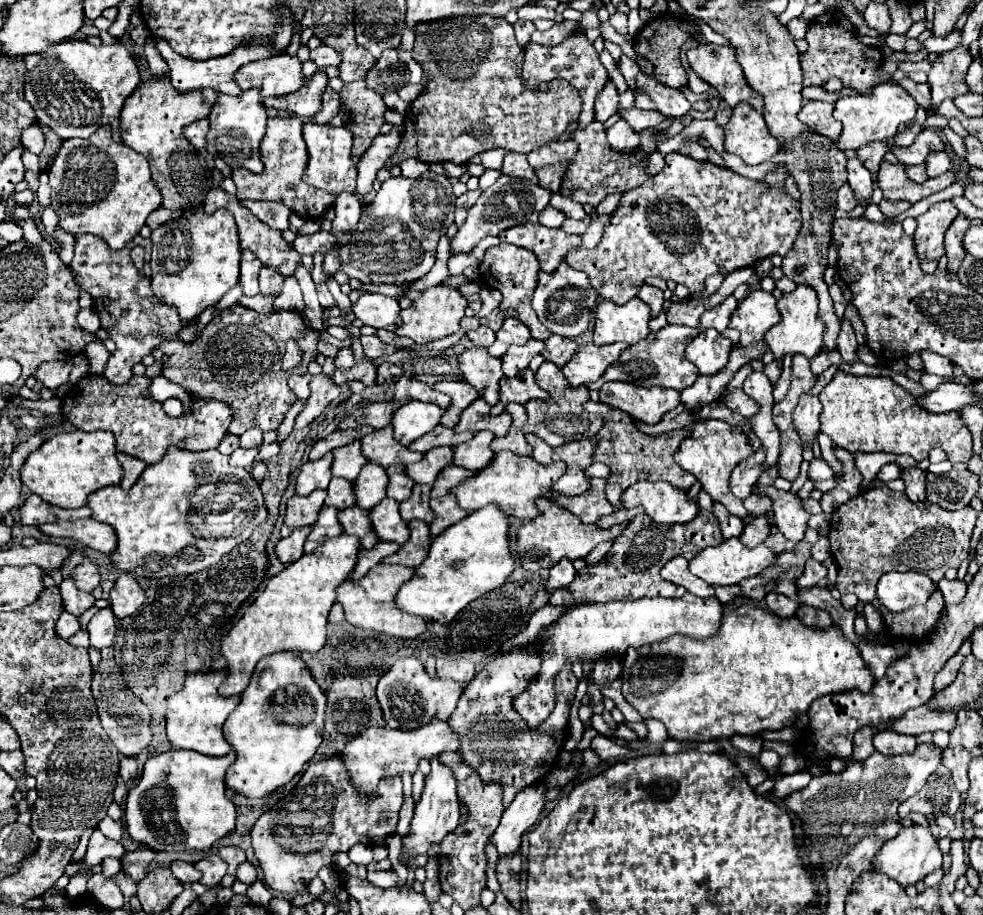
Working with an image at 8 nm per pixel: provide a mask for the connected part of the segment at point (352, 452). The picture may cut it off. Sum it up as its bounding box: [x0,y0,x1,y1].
[331,440,367,482]

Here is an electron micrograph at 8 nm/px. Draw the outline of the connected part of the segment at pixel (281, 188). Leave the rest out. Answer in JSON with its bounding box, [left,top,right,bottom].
[231,118,335,220]

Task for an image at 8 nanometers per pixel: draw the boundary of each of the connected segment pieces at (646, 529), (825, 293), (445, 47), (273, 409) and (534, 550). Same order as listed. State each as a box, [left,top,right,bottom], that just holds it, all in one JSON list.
[[549,510,723,606],[721,130,847,352],[385,16,581,170],[159,304,321,436],[513,496,621,572]]

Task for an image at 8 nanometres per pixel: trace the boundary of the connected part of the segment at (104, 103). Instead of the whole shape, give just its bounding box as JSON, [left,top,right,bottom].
[25,40,139,140]

